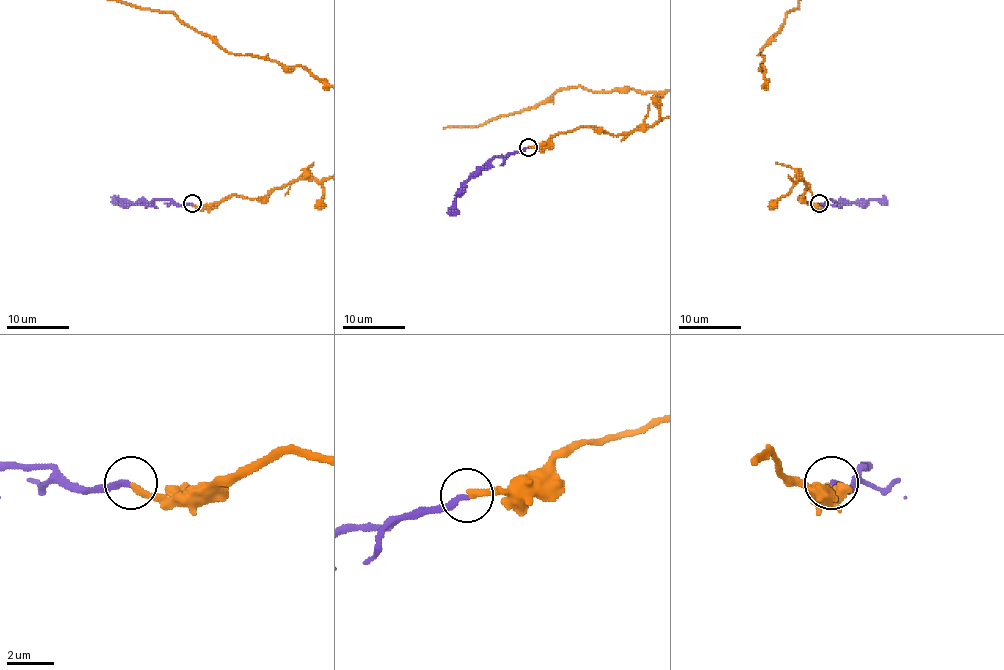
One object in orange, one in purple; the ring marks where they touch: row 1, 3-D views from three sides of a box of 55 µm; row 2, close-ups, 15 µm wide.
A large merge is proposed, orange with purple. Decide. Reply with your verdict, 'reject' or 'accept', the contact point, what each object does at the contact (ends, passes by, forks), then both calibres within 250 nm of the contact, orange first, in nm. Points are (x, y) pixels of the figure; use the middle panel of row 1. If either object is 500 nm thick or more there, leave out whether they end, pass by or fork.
accept | (528, 147) | orange ends | purple ends | 280/240 nm

